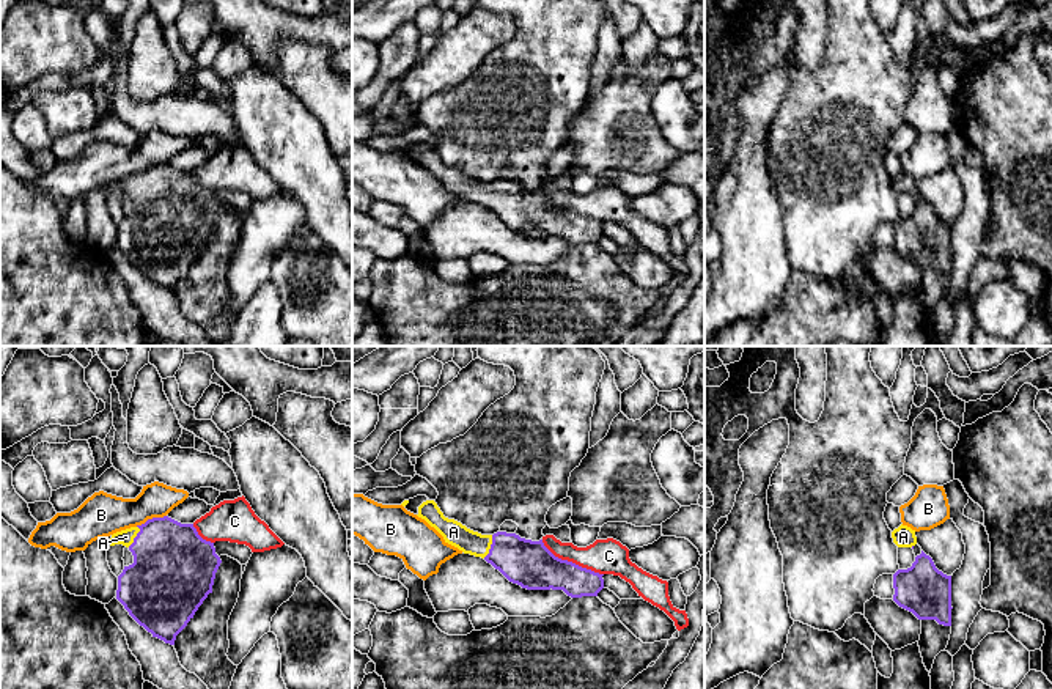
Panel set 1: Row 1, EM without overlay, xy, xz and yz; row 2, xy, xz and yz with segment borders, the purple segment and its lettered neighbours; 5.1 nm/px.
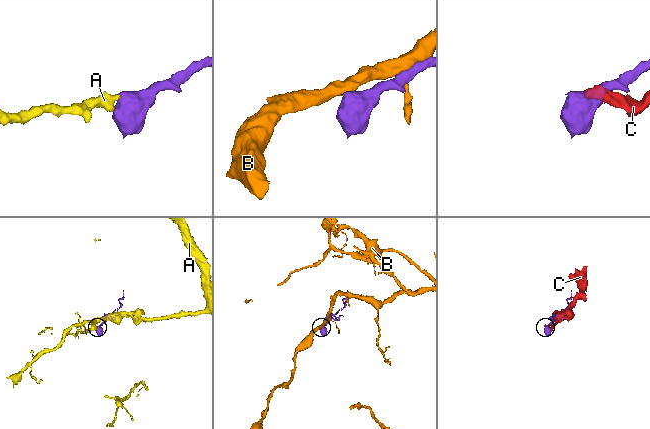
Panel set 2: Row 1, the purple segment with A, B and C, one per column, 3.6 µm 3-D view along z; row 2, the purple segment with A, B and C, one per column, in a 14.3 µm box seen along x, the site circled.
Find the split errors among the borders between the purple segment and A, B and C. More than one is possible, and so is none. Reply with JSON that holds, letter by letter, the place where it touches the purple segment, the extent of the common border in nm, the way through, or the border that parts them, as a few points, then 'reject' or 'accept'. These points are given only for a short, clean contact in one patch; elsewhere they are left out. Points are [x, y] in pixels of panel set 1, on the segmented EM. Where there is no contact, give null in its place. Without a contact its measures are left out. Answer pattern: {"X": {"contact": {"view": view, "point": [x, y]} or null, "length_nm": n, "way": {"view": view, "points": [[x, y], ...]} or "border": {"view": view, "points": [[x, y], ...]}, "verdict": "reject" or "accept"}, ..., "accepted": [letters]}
{"A": {"contact": {"view": "xz", "point": [491, 546]}, "length_nm": 130, "verdict": "accept"}, "B": {"contact": {"view": "xy", "point": [150, 519]}, "length_nm": 170, "verdict": "reject"}, "C": {"contact": {"view": "xz", "point": [571, 562]}, "length_nm": 360, "border": {"view": "xz", "points": [[541, 540], [555, 556], [603, 574]]}, "verdict": "reject"}, "accepted": ["A"]}

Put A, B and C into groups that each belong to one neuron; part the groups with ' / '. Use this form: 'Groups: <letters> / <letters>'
Groups: A / B / C

